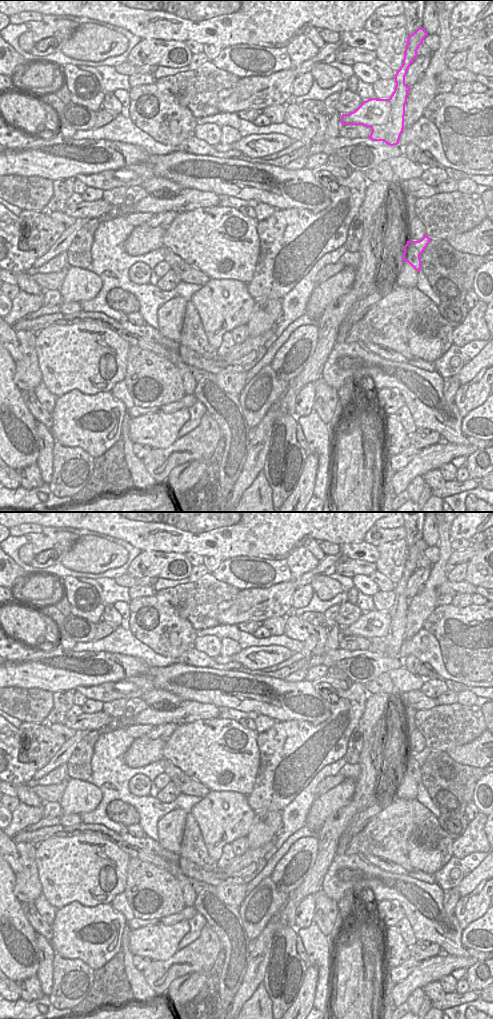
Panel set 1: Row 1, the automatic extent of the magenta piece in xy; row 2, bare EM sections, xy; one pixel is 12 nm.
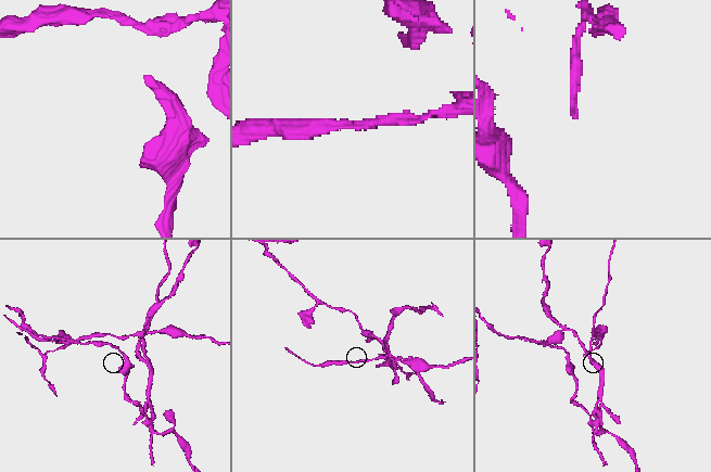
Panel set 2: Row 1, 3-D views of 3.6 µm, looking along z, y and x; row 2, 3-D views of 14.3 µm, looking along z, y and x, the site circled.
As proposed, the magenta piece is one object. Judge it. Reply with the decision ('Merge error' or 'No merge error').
Merge error

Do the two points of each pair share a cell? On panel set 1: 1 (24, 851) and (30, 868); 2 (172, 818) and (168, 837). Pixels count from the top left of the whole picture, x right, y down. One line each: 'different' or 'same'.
1: same
2: same

